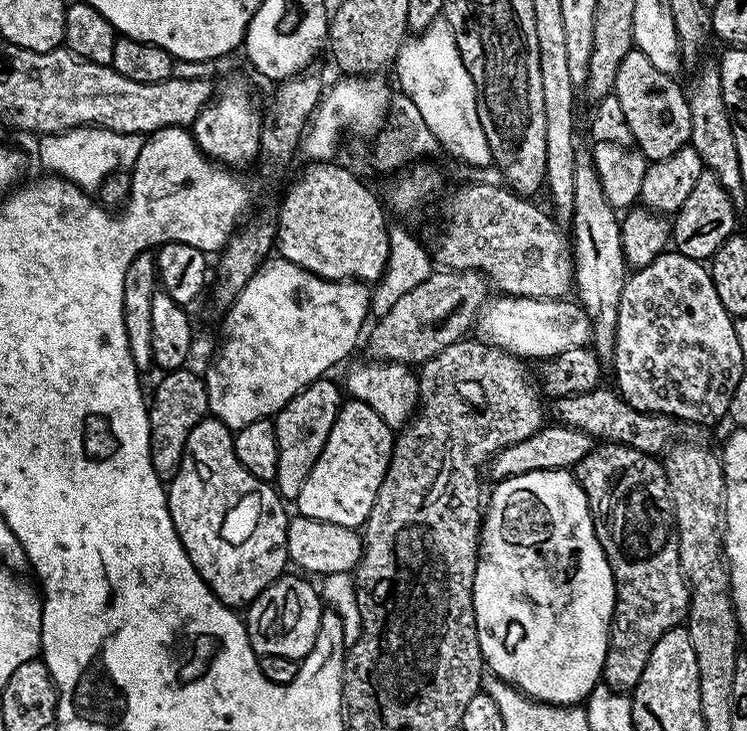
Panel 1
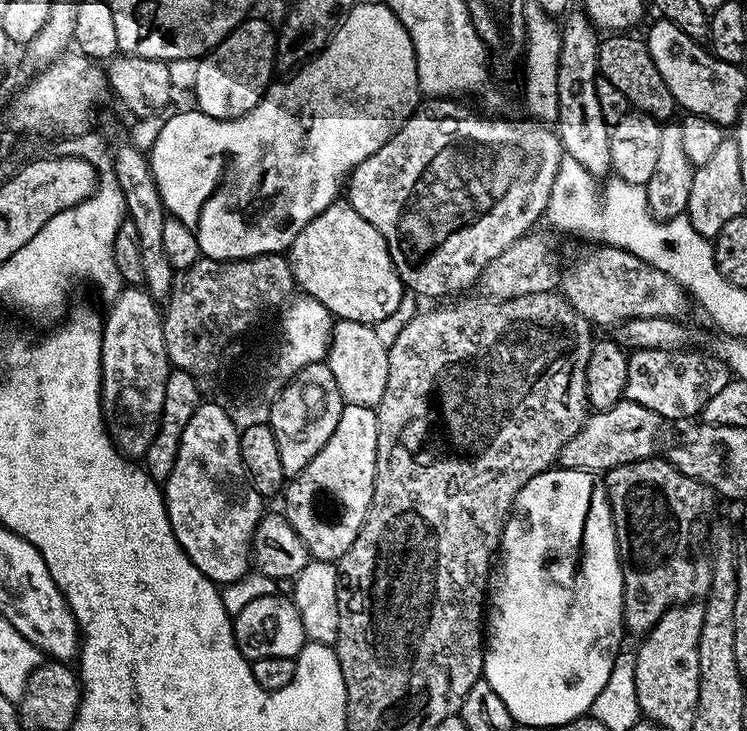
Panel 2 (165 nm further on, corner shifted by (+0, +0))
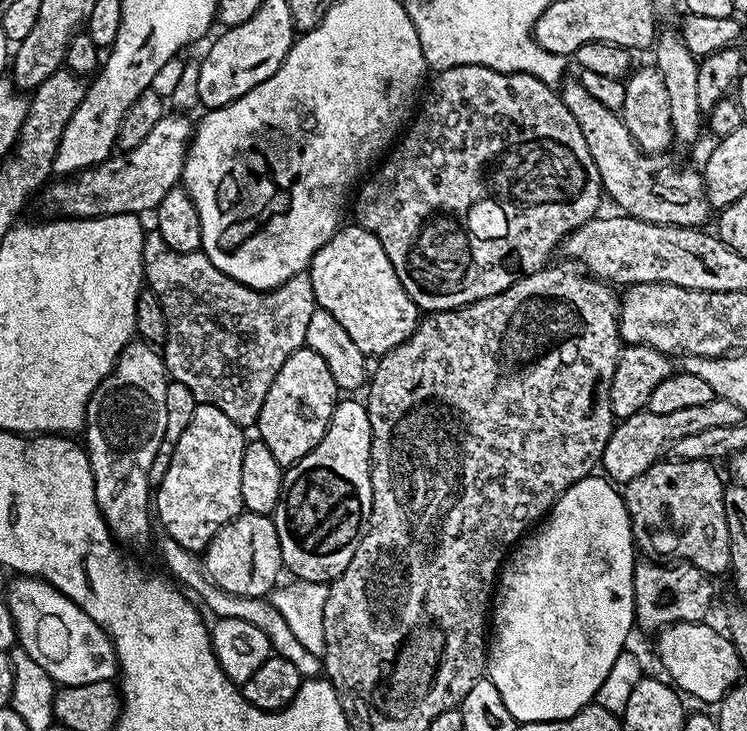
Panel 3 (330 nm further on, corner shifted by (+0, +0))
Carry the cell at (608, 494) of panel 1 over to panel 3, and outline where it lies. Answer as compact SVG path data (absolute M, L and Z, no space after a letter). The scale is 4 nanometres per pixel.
M667 459L651 464L645 472L623 485L622 495L635 547L645 557L659 558L664 562L687 562L698 566L713 578L719 577L719 572L727 573L730 568L730 530L726 530L724 505L725 481L720 481L715 463L707 460Z

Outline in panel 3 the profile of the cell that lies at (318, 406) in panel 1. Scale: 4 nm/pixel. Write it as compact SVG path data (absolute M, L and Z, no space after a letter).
M302 347L282 362L282 370L278 370L266 402L262 402L259 439L270 446L270 454L278 458L281 466L294 465L322 442L337 403L338 389L326 362L322 362L314 349Z

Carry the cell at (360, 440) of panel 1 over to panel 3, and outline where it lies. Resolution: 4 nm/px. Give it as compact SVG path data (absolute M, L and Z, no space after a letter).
M341 399L332 411L322 442L284 473L280 501L274 513L284 568L292 571L291 575L297 580L328 584L338 579L342 570L350 566L350 558L354 558L354 550L364 534L371 509L372 431L368 410L361 401L359 404L356 400Z

